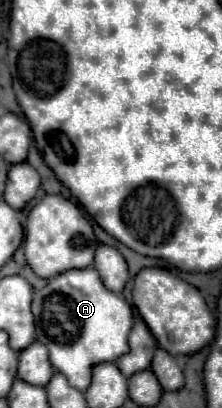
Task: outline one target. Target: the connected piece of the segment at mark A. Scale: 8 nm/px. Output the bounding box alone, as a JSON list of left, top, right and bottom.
[32,268,132,390]

